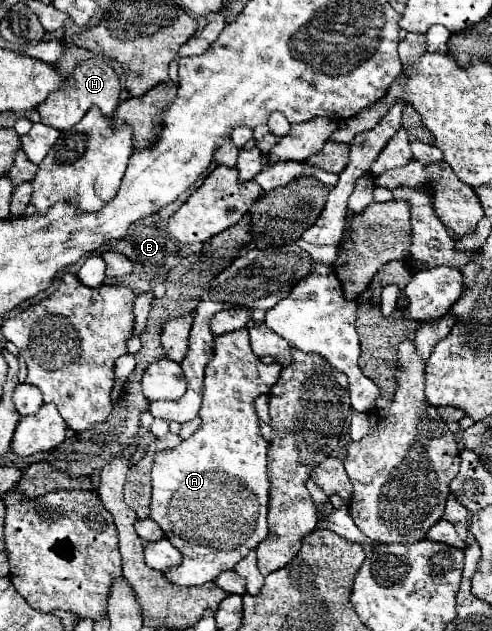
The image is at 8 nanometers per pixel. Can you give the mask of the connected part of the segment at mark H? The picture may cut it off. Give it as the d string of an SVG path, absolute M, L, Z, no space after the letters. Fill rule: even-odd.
M88 59L86 63L76 67L74 75L68 77L64 89L54 91L46 97L46 101L38 107L38 113L40 113L40 121L44 125L50 125L58 131L68 131L86 115L86 111L90 107L94 107L94 105L100 107L102 115L108 119L108 117L112 117L118 103L120 103L120 83L118 83L116 71L104 61Z

